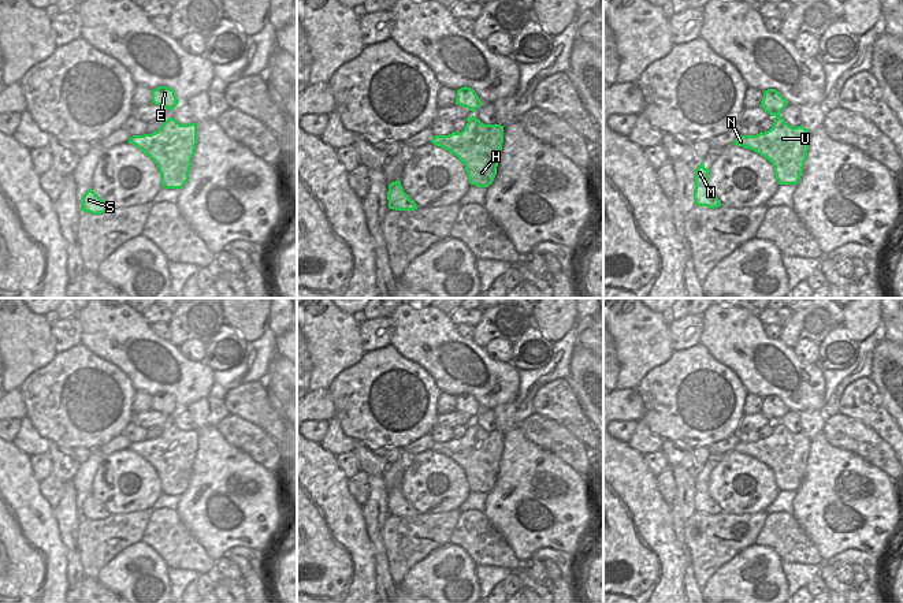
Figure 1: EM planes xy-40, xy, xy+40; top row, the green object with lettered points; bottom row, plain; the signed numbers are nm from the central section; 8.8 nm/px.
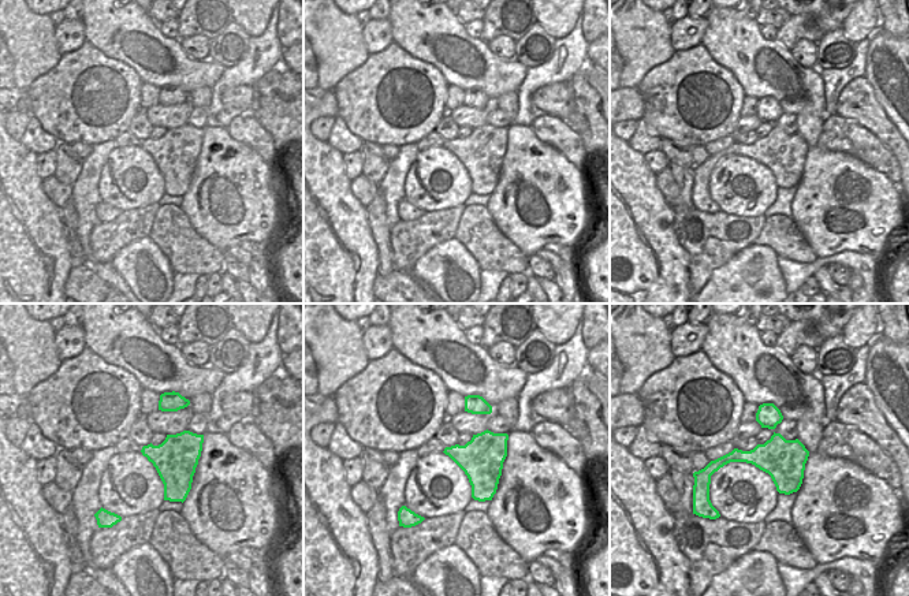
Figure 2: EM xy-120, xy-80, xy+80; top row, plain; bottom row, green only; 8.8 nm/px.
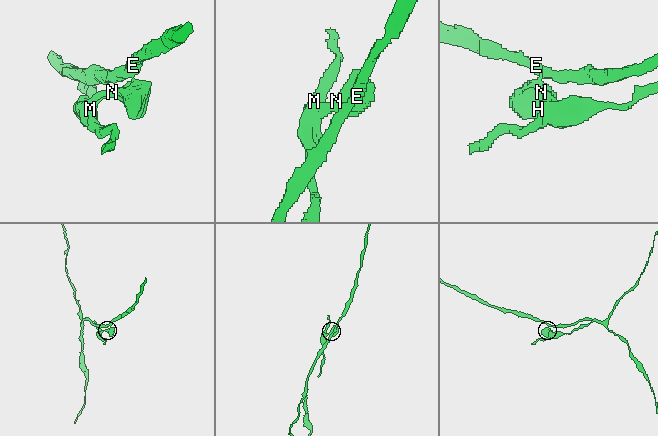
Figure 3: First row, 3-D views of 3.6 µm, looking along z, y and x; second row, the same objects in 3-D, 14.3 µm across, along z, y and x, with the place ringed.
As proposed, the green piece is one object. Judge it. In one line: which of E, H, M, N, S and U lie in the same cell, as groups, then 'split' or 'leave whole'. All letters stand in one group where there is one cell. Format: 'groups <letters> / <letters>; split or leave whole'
groups E / H M N S U; split

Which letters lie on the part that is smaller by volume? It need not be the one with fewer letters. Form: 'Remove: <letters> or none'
Remove: H, M, N, S, U

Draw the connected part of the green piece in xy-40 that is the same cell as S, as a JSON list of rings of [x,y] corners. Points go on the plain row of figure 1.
[[[89,495],[83,503],[82,503],[82,510],[81,510],[81,517],[89,518],[92,521],[101,521],[107,517],[109,517],[109,511],[101,506],[93,495]]]

